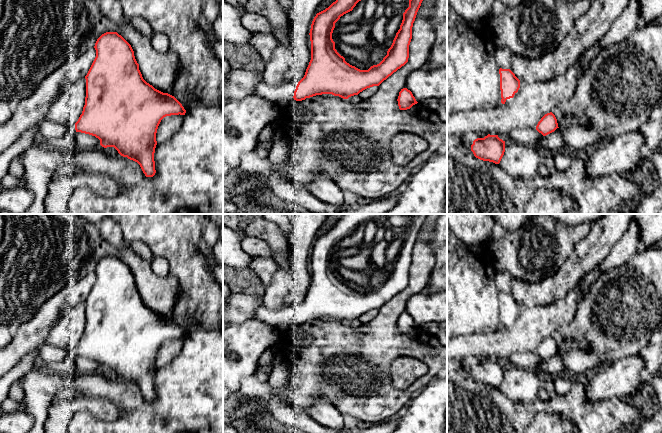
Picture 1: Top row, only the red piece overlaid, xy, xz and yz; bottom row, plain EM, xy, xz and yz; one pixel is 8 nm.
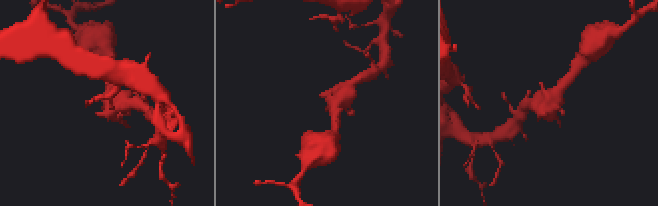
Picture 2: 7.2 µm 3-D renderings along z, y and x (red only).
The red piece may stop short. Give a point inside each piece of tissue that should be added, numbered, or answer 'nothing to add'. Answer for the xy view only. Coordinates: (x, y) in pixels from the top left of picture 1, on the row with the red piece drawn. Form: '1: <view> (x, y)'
1: xy (70, 128)

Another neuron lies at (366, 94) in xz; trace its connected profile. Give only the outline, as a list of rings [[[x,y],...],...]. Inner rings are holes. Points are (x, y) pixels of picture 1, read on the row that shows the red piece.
[[[373,86],[373,87],[370,87],[370,88],[363,90],[358,95],[360,96],[360,98],[362,100],[367,101],[377,92],[377,90],[378,90],[378,86]]]

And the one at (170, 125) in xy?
[[[171,115],[164,117],[157,129],[157,144],[162,144],[172,138],[181,128],[185,115]]]

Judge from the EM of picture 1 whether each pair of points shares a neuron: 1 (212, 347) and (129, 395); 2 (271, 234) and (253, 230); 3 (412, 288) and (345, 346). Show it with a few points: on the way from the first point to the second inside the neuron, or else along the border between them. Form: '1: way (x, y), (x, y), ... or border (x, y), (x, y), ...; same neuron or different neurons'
1: way (192, 368), (155, 405), (150, 405); same neuron
2: way (267, 231), (257, 230); same neuron
3: way (395, 306), (388, 314), (386, 321), (363, 344); same neuron

